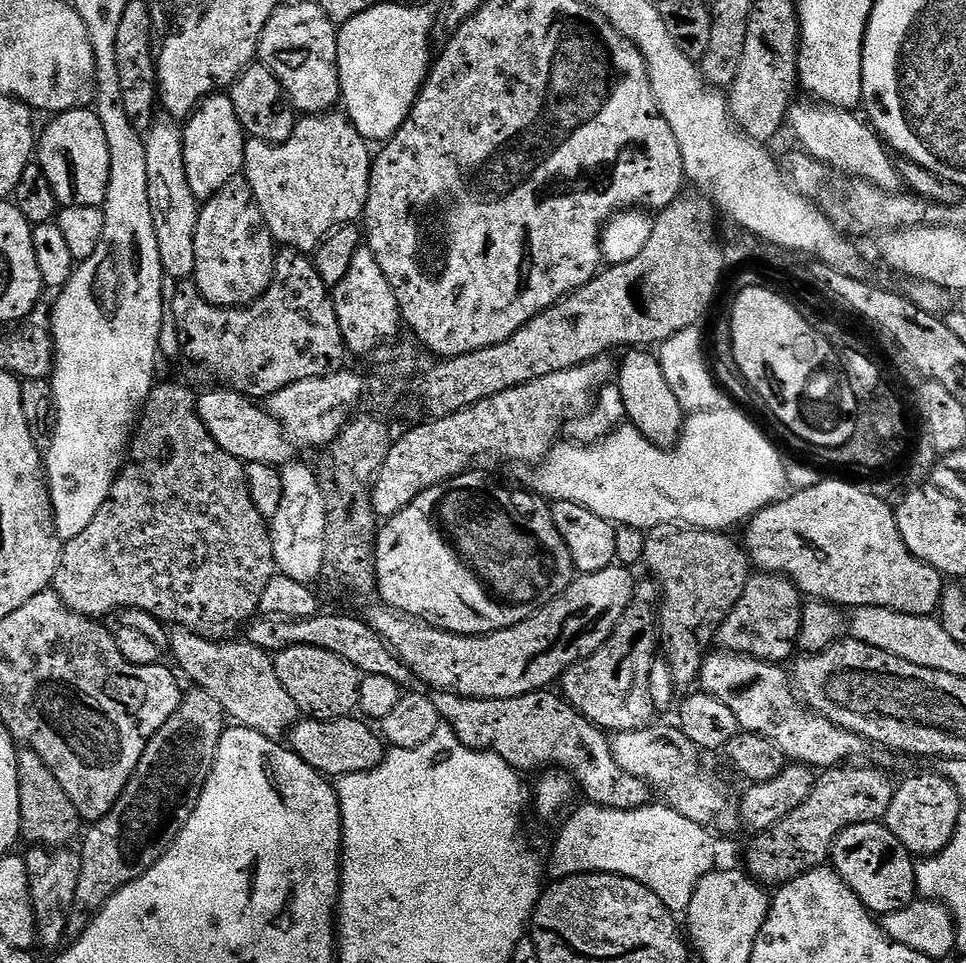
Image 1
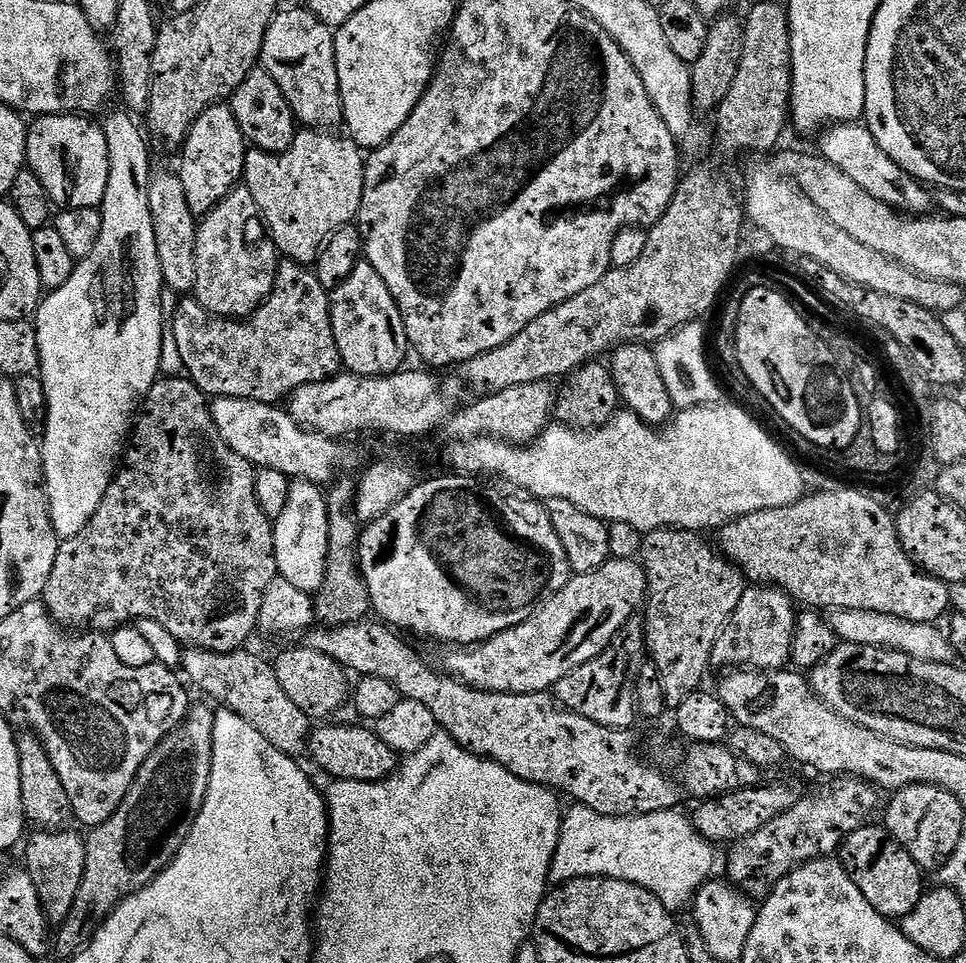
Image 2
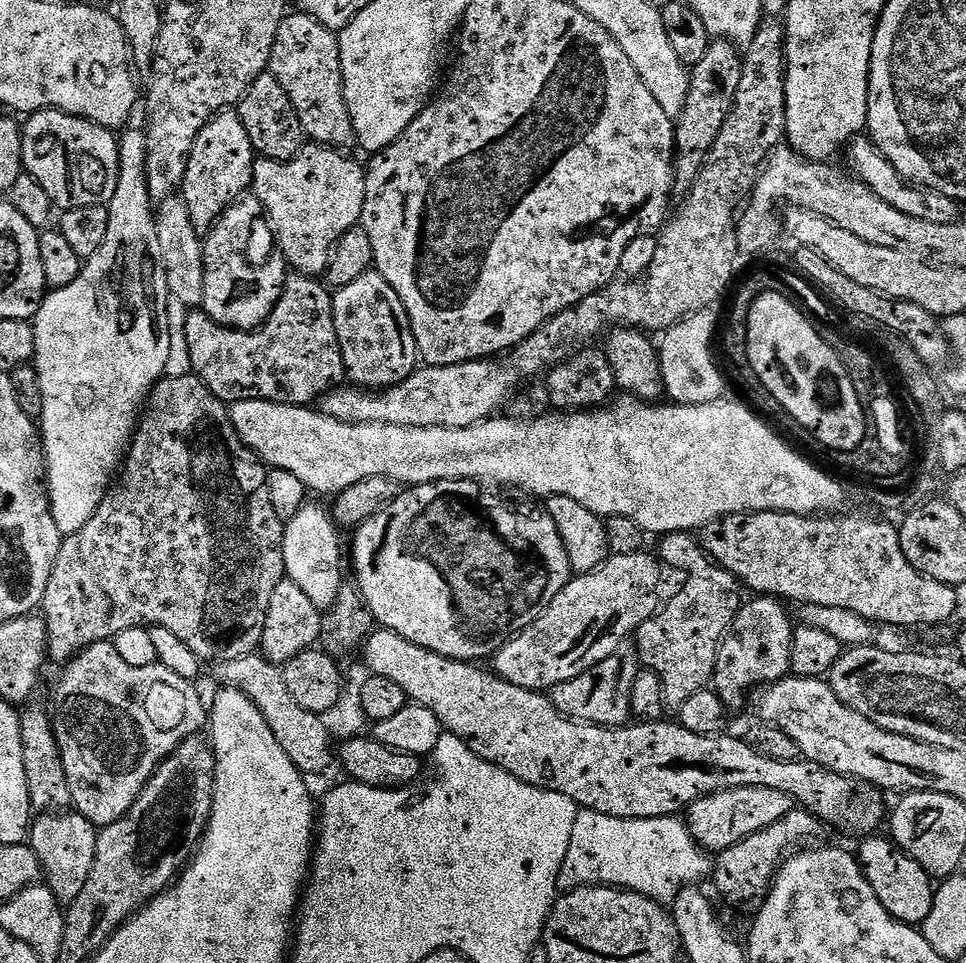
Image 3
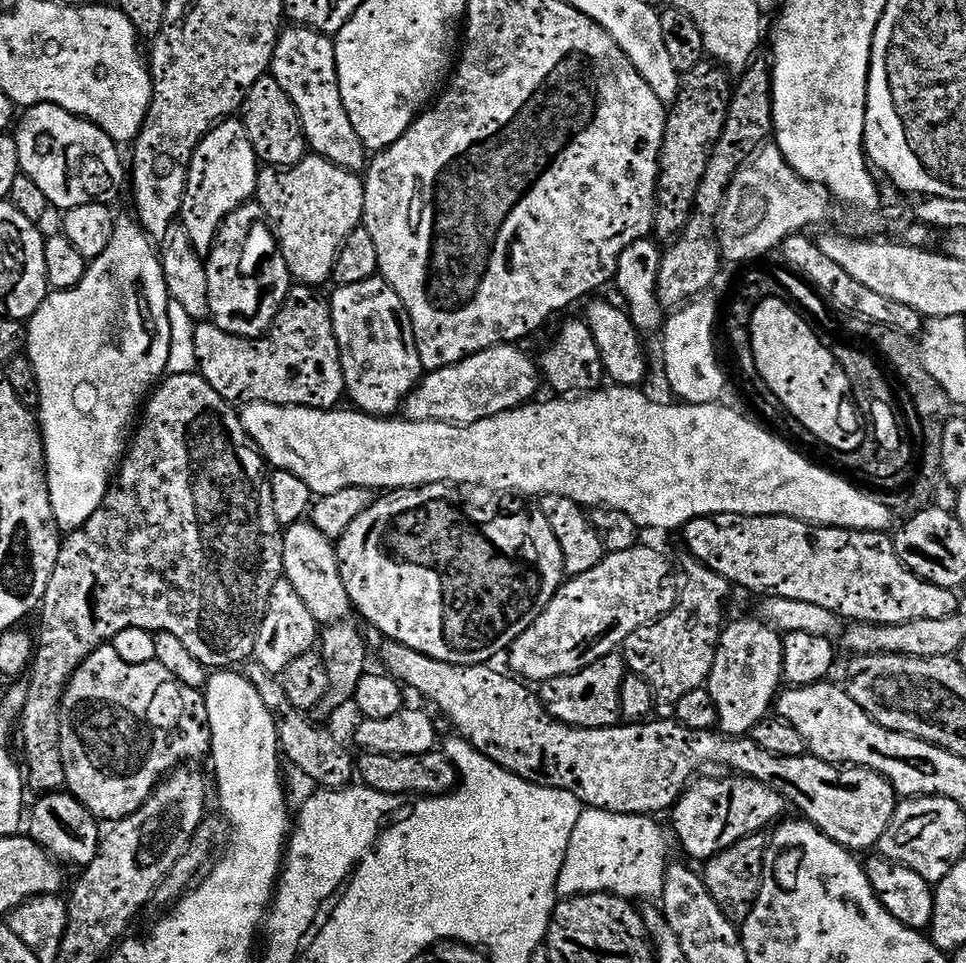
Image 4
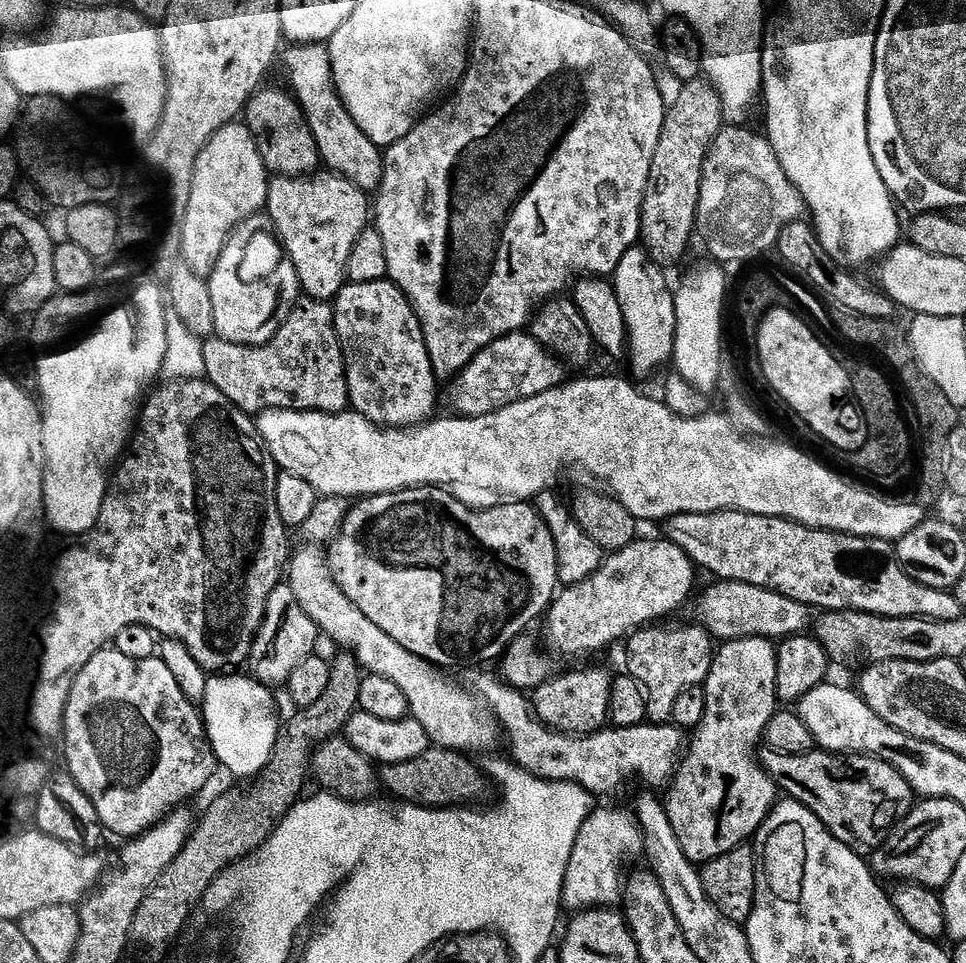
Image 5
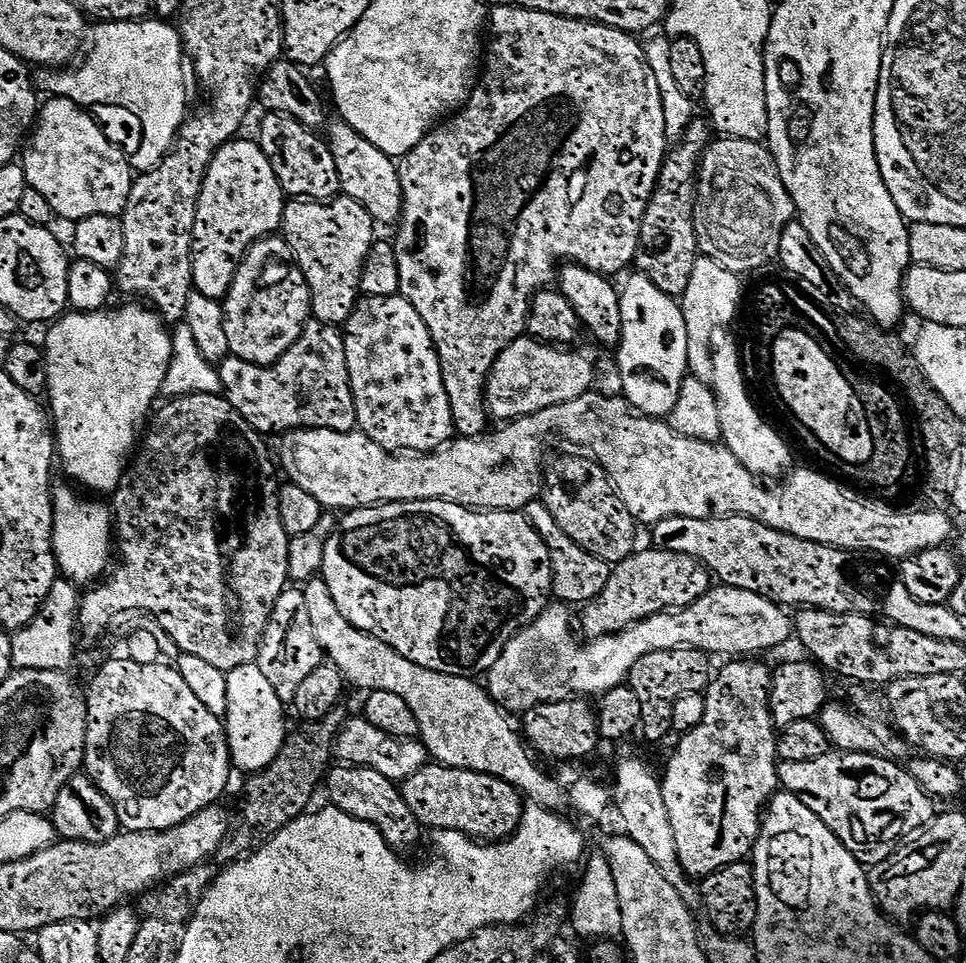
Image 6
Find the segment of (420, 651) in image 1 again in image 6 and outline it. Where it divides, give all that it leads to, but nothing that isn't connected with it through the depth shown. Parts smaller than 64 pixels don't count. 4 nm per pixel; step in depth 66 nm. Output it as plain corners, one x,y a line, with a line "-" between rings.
666,546
651,547
641,547
619,561
612,568
613,572
611,569
607,573
603,588
581,607
585,608
580,616
578,612
578,624
584,627
585,637
617,633
627,628
633,618
643,617
668,605
685,604
710,587
708,569
690,553
675,552

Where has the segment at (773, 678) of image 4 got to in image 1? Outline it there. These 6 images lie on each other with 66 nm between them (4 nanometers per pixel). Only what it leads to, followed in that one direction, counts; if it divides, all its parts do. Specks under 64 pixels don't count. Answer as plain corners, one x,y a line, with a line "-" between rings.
761,573
749,577
742,598
723,620
717,632
717,645
737,655
750,655
768,663
783,663
796,650
800,632
802,594
787,577

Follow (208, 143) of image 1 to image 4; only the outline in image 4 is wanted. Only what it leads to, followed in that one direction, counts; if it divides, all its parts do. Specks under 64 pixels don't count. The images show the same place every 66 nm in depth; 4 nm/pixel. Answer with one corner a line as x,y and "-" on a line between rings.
243,119
221,120
204,135
188,167
188,190
182,209
182,226
192,244
196,240
196,228
202,226
210,226
212,230
208,232
219,237
224,221
235,217
235,212
248,199
251,201
255,197
261,171
261,161
256,158
256,151
244,128

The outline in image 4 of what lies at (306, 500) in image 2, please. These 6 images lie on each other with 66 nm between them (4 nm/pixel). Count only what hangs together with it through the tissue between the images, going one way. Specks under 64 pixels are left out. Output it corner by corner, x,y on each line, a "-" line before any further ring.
303,520
285,529
283,558
284,576
294,586
294,590
298,590
298,598
306,602
306,610
314,614
317,625
337,624
353,615
352,600
346,594
346,586
342,582
335,543
311,522

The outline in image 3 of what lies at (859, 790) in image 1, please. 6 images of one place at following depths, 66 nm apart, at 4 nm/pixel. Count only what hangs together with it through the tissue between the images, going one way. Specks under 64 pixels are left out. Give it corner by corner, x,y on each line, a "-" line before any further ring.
807,810
791,811
784,819
774,825
766,826
750,834
736,845
719,853
714,860
714,877
716,876
716,888
720,896
732,908
740,912
755,914
764,905
764,899
768,897
768,891
772,888
772,882
776,879
776,873
785,859
788,847
795,842
796,836
804,842
812,842
822,829
821,821
817,820

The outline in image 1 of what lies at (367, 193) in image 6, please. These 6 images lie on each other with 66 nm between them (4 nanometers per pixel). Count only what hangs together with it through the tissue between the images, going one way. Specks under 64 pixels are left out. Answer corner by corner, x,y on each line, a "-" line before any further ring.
319,3
312,4
288,4
278,7
274,10
274,14
270,18
270,22
266,22
266,26
260,35
260,47
258,49
259,63
266,66
266,70
270,70
270,74
274,74
274,78
278,78
278,82
284,88
284,94
288,98
288,103
292,105
297,113
307,114
310,116
319,116
328,114
333,111
332,107
340,104
340,79
338,78
338,42
336,41
337,25
333,20
320,9

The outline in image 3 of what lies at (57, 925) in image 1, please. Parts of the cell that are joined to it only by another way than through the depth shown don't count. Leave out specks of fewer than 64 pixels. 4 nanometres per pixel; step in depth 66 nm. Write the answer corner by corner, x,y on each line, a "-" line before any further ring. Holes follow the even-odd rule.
77,812
39,815
29,829
28,845
39,858
48,888
67,906
78,898
89,877
97,853
97,827
-
42,816
42,817
40,817
-
56,816
56,817
54,817

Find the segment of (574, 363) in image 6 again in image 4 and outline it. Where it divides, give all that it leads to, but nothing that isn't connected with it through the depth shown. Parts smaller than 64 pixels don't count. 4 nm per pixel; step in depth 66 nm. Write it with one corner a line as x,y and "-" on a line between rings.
517,345
490,347
460,363
428,372
419,386
405,397
405,419
473,424
529,403
542,384
542,374
537,361
519,348

